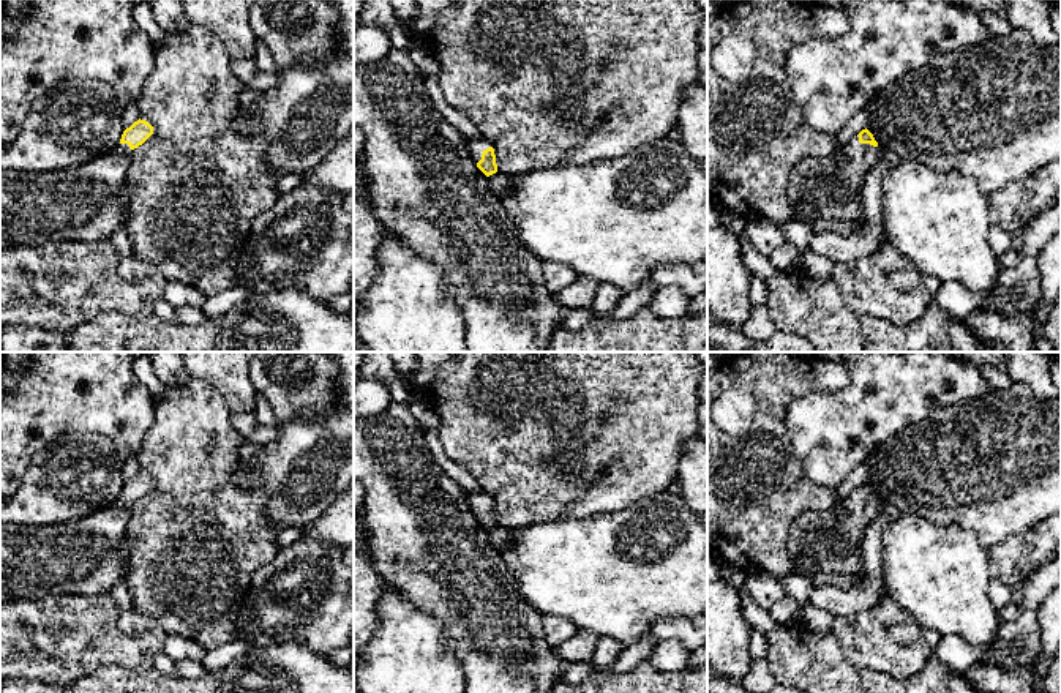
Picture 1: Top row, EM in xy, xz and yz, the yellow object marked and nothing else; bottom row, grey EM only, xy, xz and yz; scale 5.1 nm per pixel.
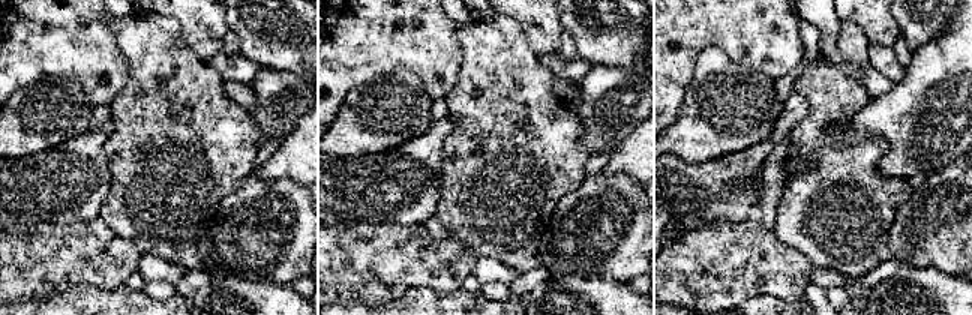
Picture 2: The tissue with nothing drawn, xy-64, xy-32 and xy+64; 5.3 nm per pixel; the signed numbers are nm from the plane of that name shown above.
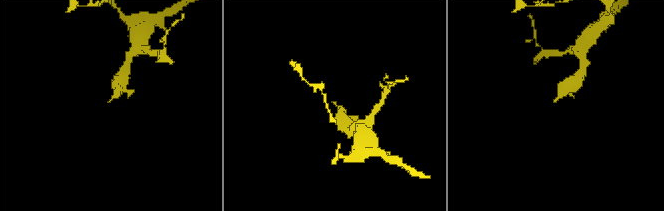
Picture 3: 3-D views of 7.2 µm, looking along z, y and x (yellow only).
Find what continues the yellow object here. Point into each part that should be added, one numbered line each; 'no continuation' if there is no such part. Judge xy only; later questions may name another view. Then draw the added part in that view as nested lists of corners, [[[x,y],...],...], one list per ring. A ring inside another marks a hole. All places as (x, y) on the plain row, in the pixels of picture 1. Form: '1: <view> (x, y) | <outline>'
1: xy (82, 556) | [[[118,497],[84,518],[49,526],[0,524],[0,586],[9,598],[46,595],[96,595],[111,592],[125,576],[120,541],[128,534],[133,504]]]

